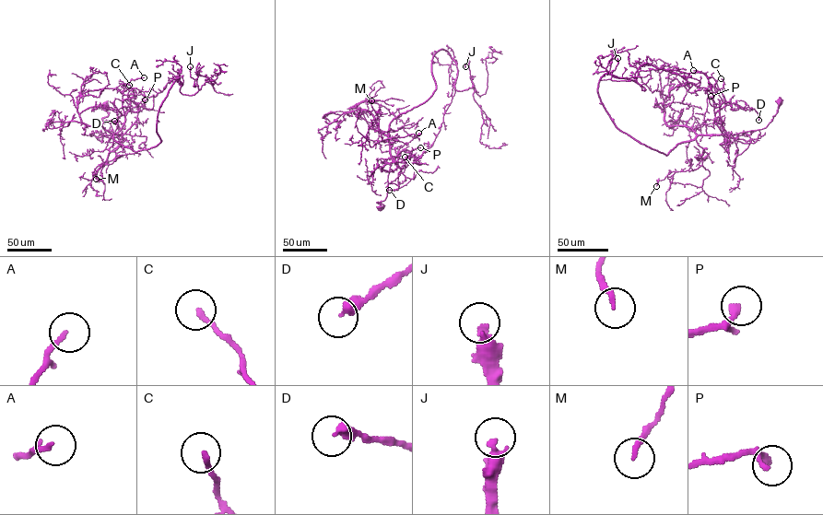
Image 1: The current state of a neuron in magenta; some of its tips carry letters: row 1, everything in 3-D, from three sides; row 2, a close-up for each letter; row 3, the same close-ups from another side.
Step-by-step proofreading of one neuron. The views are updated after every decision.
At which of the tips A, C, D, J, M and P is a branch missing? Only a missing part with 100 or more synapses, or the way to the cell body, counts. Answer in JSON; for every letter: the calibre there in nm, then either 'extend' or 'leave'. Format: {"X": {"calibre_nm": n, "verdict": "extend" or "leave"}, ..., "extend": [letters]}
{"A": {"calibre_nm": 160, "verdict": "leave"}, "C": {"calibre_nm": 190, "verdict": "leave"}, "D": {"calibre_nm": 360, "verdict": "leave"}, "J": {"calibre_nm": 360, "verdict": "extend"}, "M": {"calibre_nm": 190, "verdict": "leave"}, "P": {"calibre_nm": 160, "verdict": "leave"}, "extend": ["J"]}

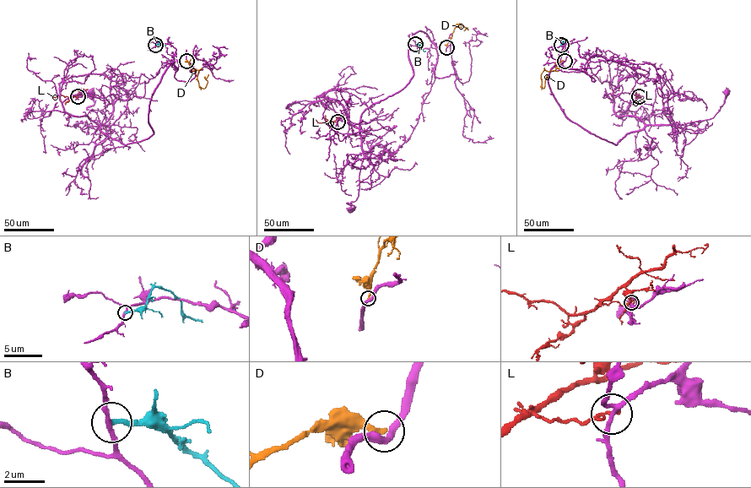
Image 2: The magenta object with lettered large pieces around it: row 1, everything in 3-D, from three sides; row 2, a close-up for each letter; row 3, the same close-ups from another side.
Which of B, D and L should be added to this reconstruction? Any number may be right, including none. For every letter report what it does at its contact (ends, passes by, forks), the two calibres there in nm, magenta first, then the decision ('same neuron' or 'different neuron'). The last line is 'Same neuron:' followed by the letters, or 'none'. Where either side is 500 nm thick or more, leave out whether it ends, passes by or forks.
B: it ends there; 200 nm thick on the magenta side, 240 nm on the other; different neuron
D: it ends there; 320 nm thick on the magenta side, 240 nm on the other; different neuron
L: it passes by; 190 nm thick on the magenta side, 120 nm on the other; different neuron
Same neuron: none

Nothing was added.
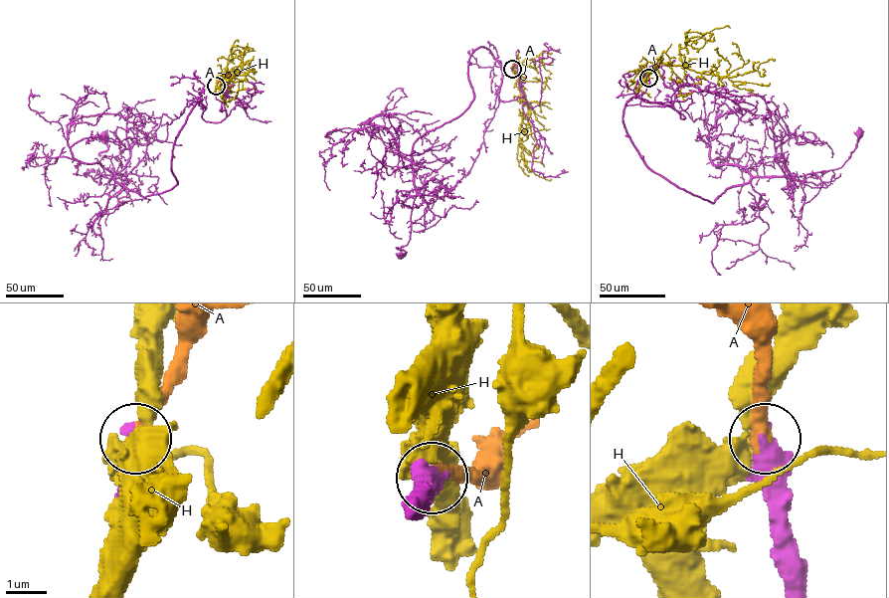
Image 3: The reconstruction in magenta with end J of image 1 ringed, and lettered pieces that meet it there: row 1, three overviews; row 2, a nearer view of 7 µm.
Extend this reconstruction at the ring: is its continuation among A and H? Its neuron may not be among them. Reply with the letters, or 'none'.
A

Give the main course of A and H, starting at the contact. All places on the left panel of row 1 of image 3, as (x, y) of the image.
A: (216, 86), (223, 73), (231, 75)
H: (216, 87), (222, 74), (226, 75), (224, 86), (232, 74), (243, 70), (255, 71)

